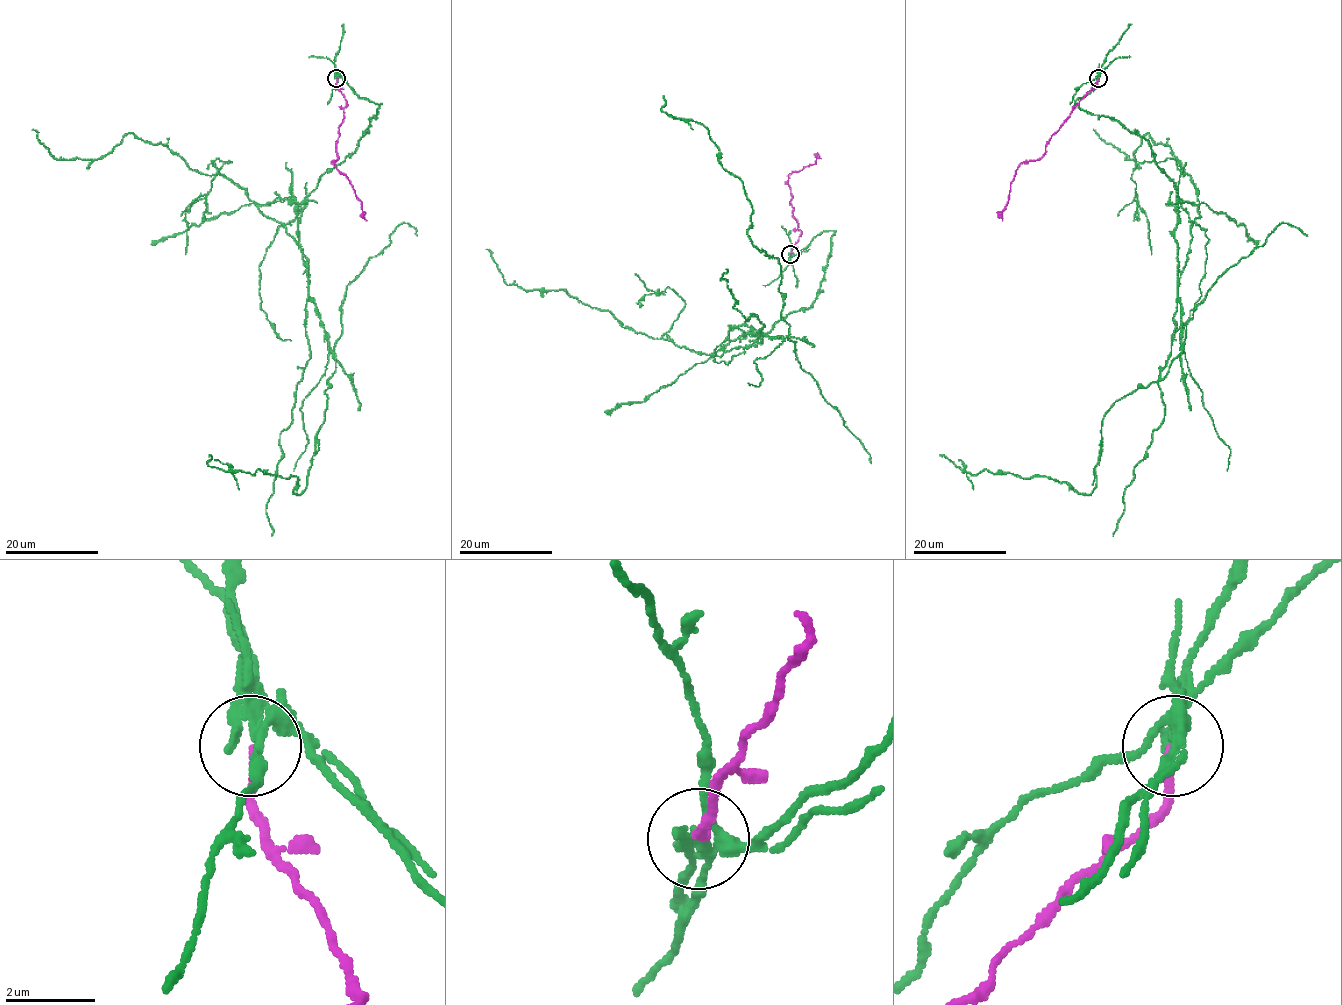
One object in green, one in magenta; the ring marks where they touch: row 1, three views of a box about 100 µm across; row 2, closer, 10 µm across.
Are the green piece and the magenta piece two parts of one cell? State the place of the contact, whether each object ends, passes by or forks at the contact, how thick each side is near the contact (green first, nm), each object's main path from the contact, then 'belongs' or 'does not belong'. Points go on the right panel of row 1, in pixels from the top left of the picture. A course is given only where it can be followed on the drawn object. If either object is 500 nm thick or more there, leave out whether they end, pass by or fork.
at (1098, 78); green forks there; magenta ends there; 190 nm thick on the green side, 240 nm on the other; green runs (1098, 77), (1076, 104), (1142, 136), (1177, 191), (1181, 352), (1105, 415), (1089, 494), (939, 454); magenta runs (1098, 78), (1095, 85), (1050, 138), (1045, 153), (1020, 165), (1012, 181), (1002, 220); does not belong

